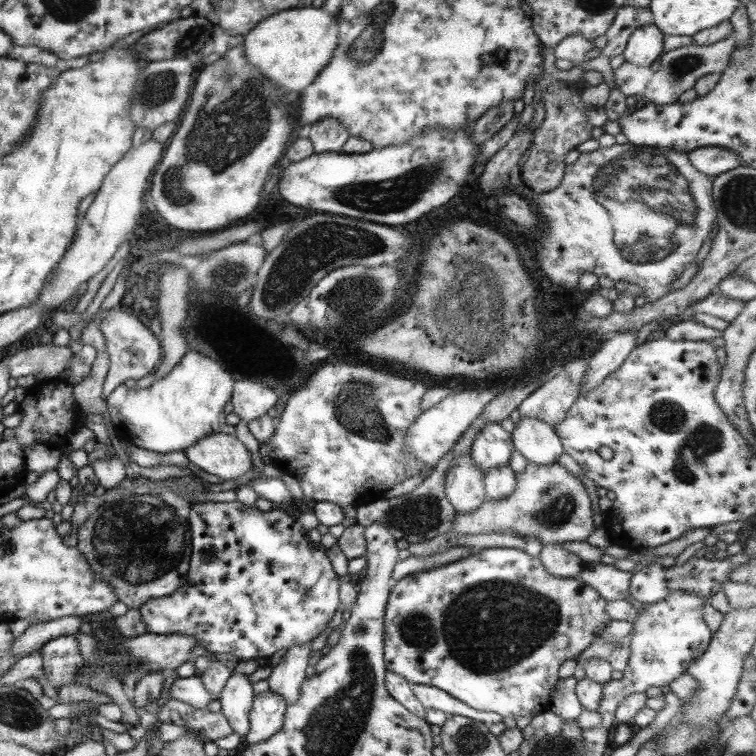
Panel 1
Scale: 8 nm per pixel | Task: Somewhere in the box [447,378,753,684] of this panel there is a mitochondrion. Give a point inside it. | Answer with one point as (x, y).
(701, 440)

